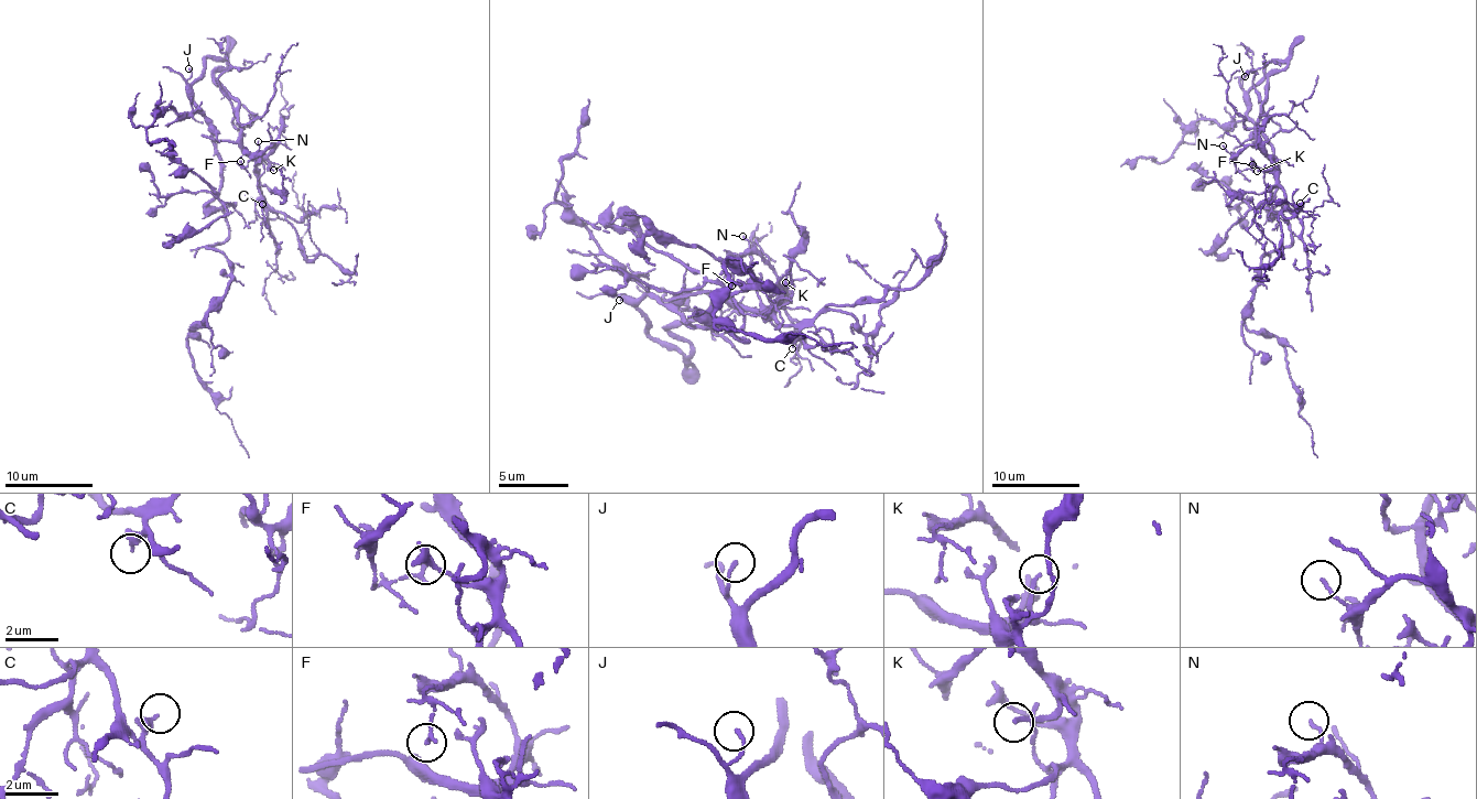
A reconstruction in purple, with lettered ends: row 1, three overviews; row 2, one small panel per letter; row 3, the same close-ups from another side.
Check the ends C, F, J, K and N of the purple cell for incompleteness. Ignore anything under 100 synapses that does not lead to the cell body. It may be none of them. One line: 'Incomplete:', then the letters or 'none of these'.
Incomplete: none of these

